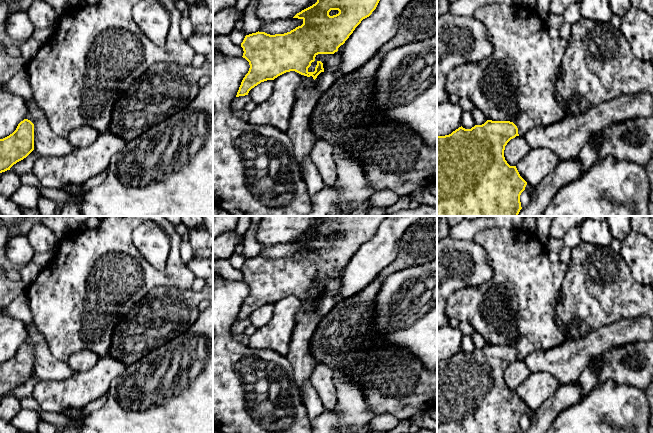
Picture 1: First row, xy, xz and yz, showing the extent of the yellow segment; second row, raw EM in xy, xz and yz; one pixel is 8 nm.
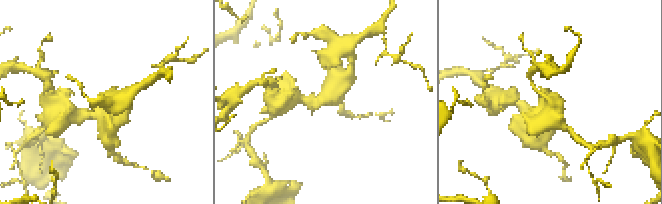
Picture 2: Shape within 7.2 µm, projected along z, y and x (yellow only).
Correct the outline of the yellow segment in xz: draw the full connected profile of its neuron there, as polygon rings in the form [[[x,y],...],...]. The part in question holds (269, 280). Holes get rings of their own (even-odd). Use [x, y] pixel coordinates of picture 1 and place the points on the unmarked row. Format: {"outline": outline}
{"outline": [[[319,216],[317,226],[297,237],[293,242],[303,244],[301,250],[284,258],[270,259],[256,256],[246,259],[241,271],[243,282],[250,289],[248,297],[243,302],[236,321],[248,319],[249,315],[267,304],[274,304],[278,300],[295,295],[308,303],[296,315],[296,324],[290,341],[289,352],[286,357],[293,368],[293,376],[300,392],[304,384],[310,380],[317,362],[311,356],[310,342],[317,328],[321,316],[317,313],[316,302],[324,296],[323,287],[317,285],[314,296],[308,292],[315,285],[318,278],[334,278],[345,267],[361,245],[369,241],[376,233],[380,223],[387,216]]]}

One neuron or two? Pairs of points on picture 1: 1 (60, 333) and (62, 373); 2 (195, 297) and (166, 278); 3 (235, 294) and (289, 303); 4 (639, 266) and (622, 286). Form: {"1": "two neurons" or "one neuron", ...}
{"1": "two neurons", "2": "two neurons", "3": "two neurons", "4": "two neurons"}

